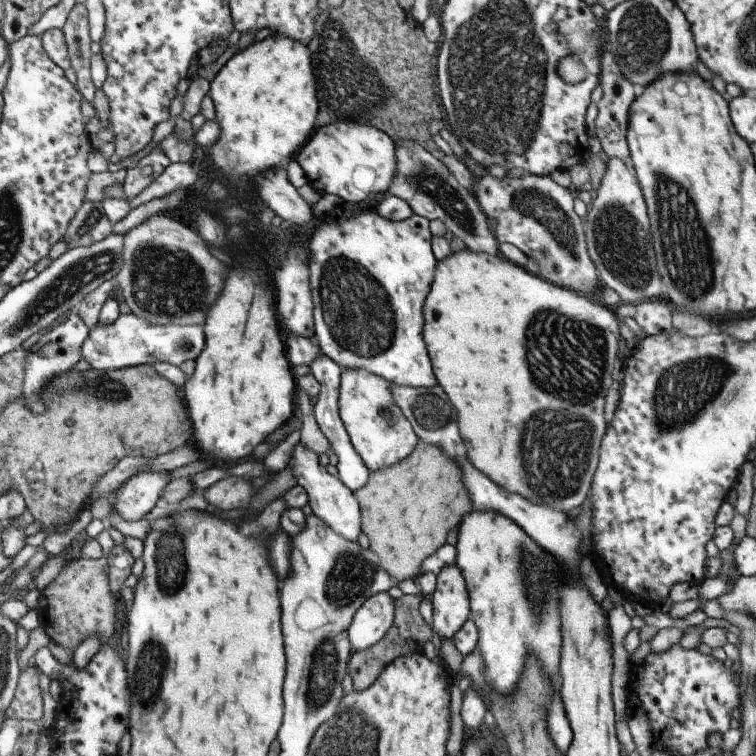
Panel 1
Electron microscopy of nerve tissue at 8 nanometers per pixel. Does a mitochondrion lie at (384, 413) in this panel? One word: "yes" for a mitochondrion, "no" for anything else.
yes

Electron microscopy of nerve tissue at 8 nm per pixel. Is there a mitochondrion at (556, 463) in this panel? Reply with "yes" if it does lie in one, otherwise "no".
yes

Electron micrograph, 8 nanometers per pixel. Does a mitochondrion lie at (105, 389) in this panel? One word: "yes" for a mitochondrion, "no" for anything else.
yes

